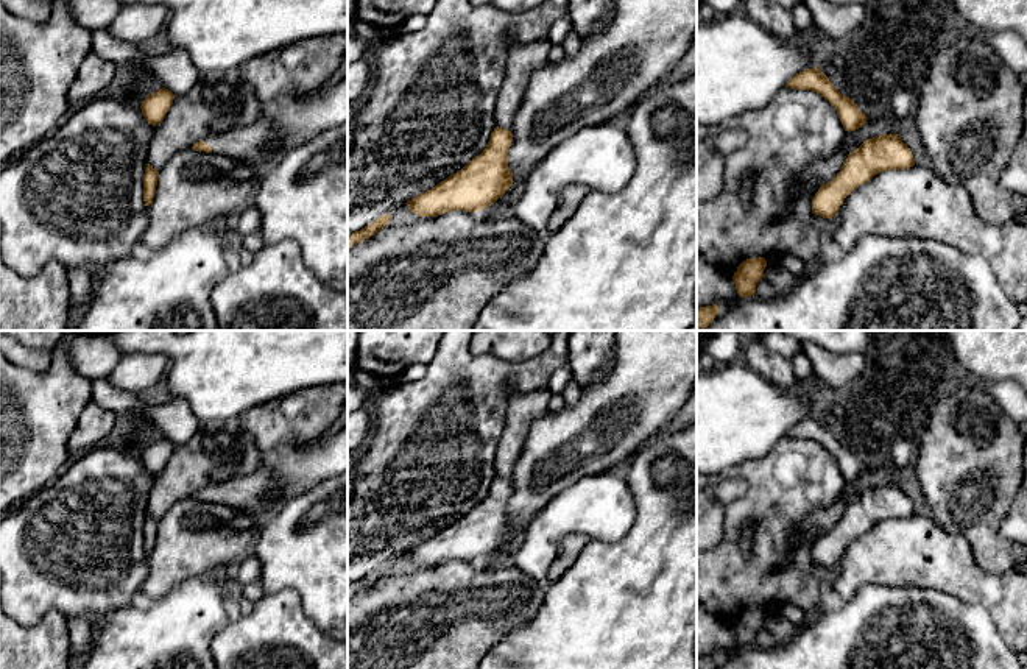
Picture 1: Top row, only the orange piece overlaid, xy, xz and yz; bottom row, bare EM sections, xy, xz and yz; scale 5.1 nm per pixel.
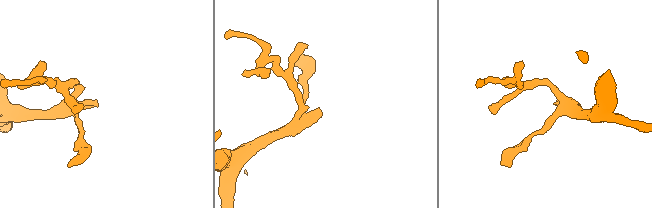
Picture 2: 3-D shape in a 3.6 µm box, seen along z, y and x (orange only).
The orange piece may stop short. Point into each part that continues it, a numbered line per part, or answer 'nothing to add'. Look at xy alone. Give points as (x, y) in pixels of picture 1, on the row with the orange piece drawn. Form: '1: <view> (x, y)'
1: xy (242, 142)

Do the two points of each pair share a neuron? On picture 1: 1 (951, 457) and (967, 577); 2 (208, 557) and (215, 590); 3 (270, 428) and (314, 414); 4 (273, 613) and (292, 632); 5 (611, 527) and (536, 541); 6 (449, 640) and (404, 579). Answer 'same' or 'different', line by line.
1: different
2: different
3: same
4: same
5: same
6: same

